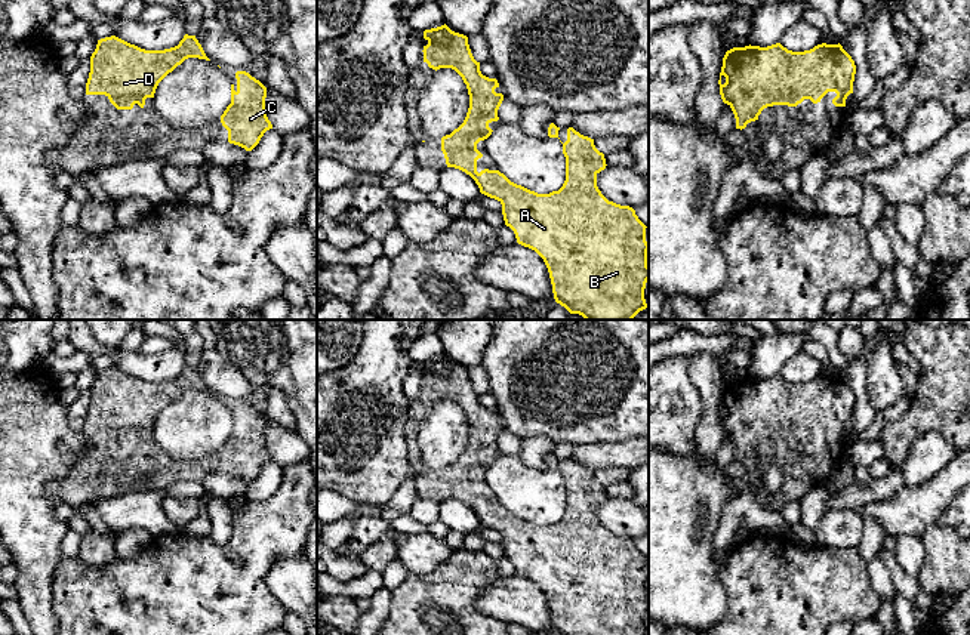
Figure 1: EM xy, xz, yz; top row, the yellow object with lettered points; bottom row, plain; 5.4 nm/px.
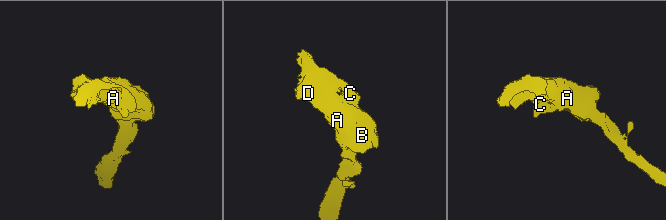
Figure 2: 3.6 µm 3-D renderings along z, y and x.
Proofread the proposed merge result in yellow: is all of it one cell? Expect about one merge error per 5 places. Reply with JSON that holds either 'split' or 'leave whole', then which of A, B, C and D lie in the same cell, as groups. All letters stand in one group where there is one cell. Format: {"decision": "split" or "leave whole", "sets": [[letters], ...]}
{"decision": "leave whole", "sets": [["A", "B", "C", "D"]]}

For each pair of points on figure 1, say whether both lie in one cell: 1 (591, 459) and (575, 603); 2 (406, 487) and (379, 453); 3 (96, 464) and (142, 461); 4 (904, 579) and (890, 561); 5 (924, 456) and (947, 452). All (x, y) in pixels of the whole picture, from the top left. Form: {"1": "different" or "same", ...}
{"1": "different", "2": "different", "3": "same", "4": "same", "5": "same"}

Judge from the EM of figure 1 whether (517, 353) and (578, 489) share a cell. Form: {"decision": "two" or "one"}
{"decision": "two"}

